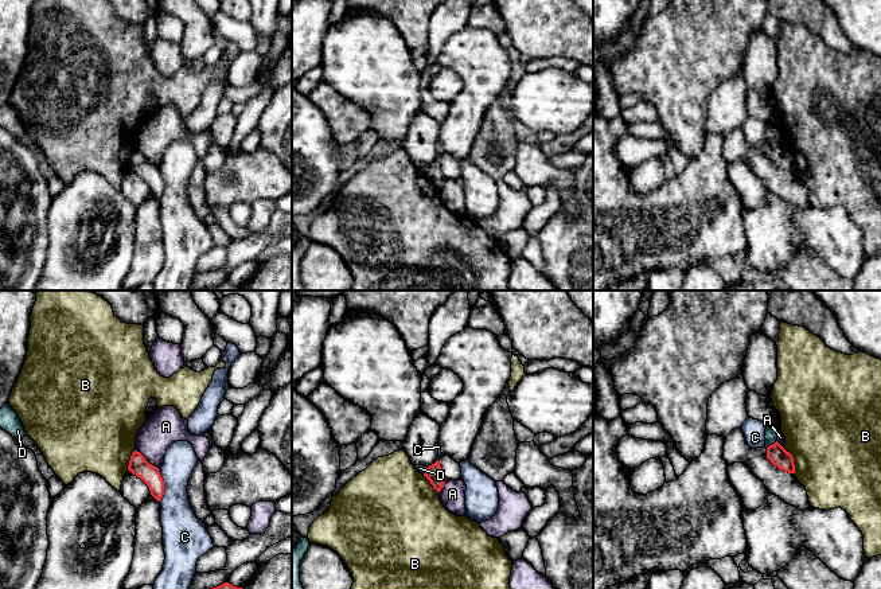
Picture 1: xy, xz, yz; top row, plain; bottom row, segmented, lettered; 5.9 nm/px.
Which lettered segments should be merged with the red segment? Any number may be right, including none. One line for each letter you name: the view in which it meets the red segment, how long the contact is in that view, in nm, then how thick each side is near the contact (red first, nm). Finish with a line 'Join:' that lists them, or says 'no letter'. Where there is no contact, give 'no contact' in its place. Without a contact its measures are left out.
Join: no letter

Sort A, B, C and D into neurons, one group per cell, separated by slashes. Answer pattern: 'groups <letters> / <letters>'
groups A / B / C / D

